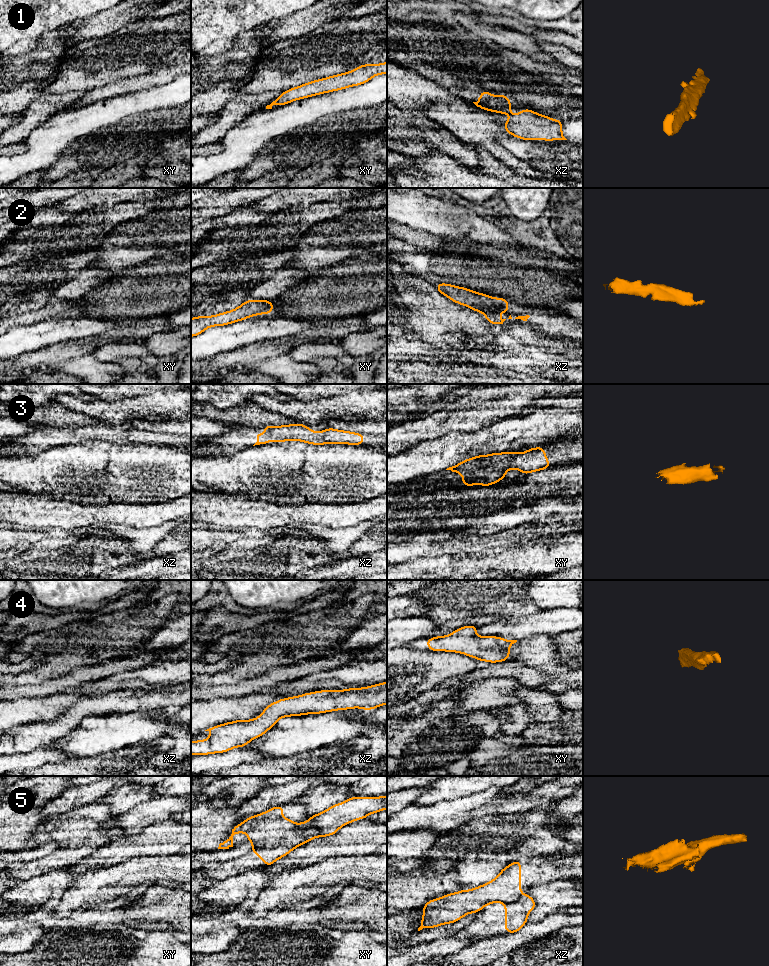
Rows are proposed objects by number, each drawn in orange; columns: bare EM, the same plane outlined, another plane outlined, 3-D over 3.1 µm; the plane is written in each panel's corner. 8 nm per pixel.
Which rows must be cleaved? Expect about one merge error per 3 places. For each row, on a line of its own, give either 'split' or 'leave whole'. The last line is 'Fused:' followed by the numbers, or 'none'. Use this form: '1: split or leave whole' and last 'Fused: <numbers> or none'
1: leave whole
2: leave whole
3: leave whole
4: leave whole
5: split
Fused: 5

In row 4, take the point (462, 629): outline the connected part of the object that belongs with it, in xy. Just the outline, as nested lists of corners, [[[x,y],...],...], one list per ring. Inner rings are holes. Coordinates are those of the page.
[[[468,625],[453,631],[450,635],[431,637],[425,641],[428,650],[458,652],[479,661],[491,663],[506,661],[509,648],[517,640],[505,640],[496,636],[477,636],[478,626]]]

